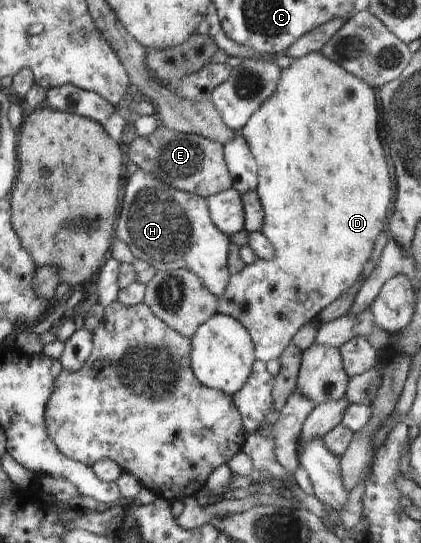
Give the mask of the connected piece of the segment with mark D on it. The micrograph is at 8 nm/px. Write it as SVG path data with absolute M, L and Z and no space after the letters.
M310 52L284 68L277 83L277 90L273 92L270 99L265 100L257 112L254 112L249 122L245 124L245 128L239 132L248 143L250 154L257 162L255 191L259 196L264 214L266 214L261 233L274 246L274 258L272 260L258 259L253 264L244 265L240 272L230 275L226 292L217 298L217 312L234 317L249 329L250 336L256 345L258 360L266 363L268 360L280 358L286 347L292 344L292 338L300 327L312 321L323 308L332 304L334 300L338 300L362 276L362 264L368 262L372 254L370 248L374 248L374 242L386 224L388 208L392 200L392 192L390 192L392 186L390 186L390 176L388 176L382 144L378 138L378 110L376 110L374 92L370 90L370 85L366 81L360 80L353 73L342 68L342 65L336 64L320 52Z

